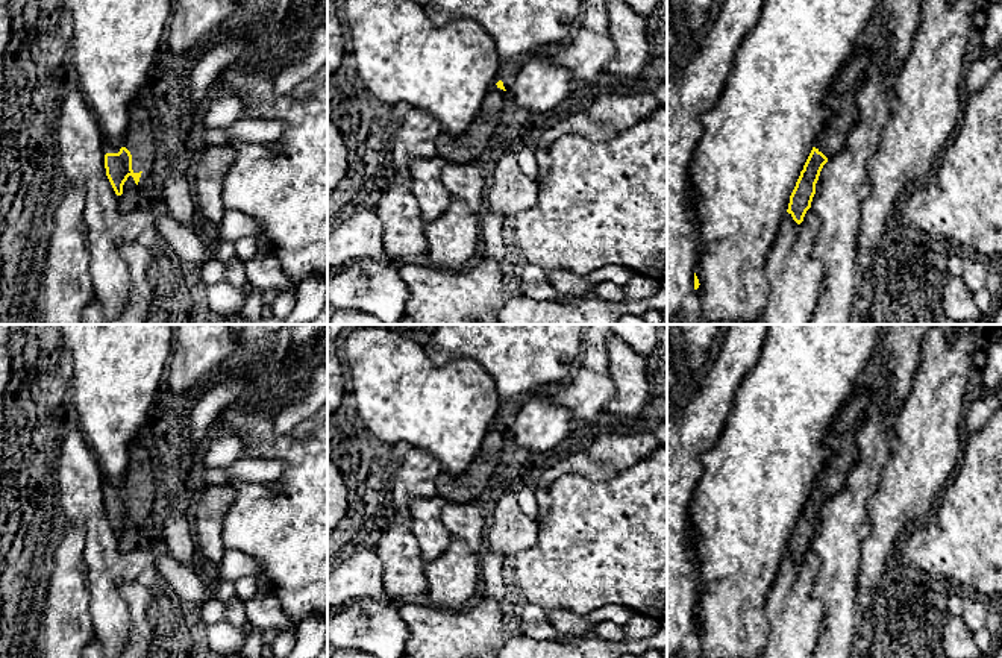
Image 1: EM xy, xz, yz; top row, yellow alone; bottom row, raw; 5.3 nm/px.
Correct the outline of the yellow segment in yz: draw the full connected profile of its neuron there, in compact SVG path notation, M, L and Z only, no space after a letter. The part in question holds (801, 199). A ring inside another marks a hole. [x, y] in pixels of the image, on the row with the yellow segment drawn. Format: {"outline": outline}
{"outline": "M870 49L850 55L832 83L826 99L831 114L817 133L814 147L790 196L787 212L797 224L803 221L806 211L811 208L823 165L843 149L852 129L856 118L855 99L864 83L870 58Z"}

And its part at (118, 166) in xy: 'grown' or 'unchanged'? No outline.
grown

